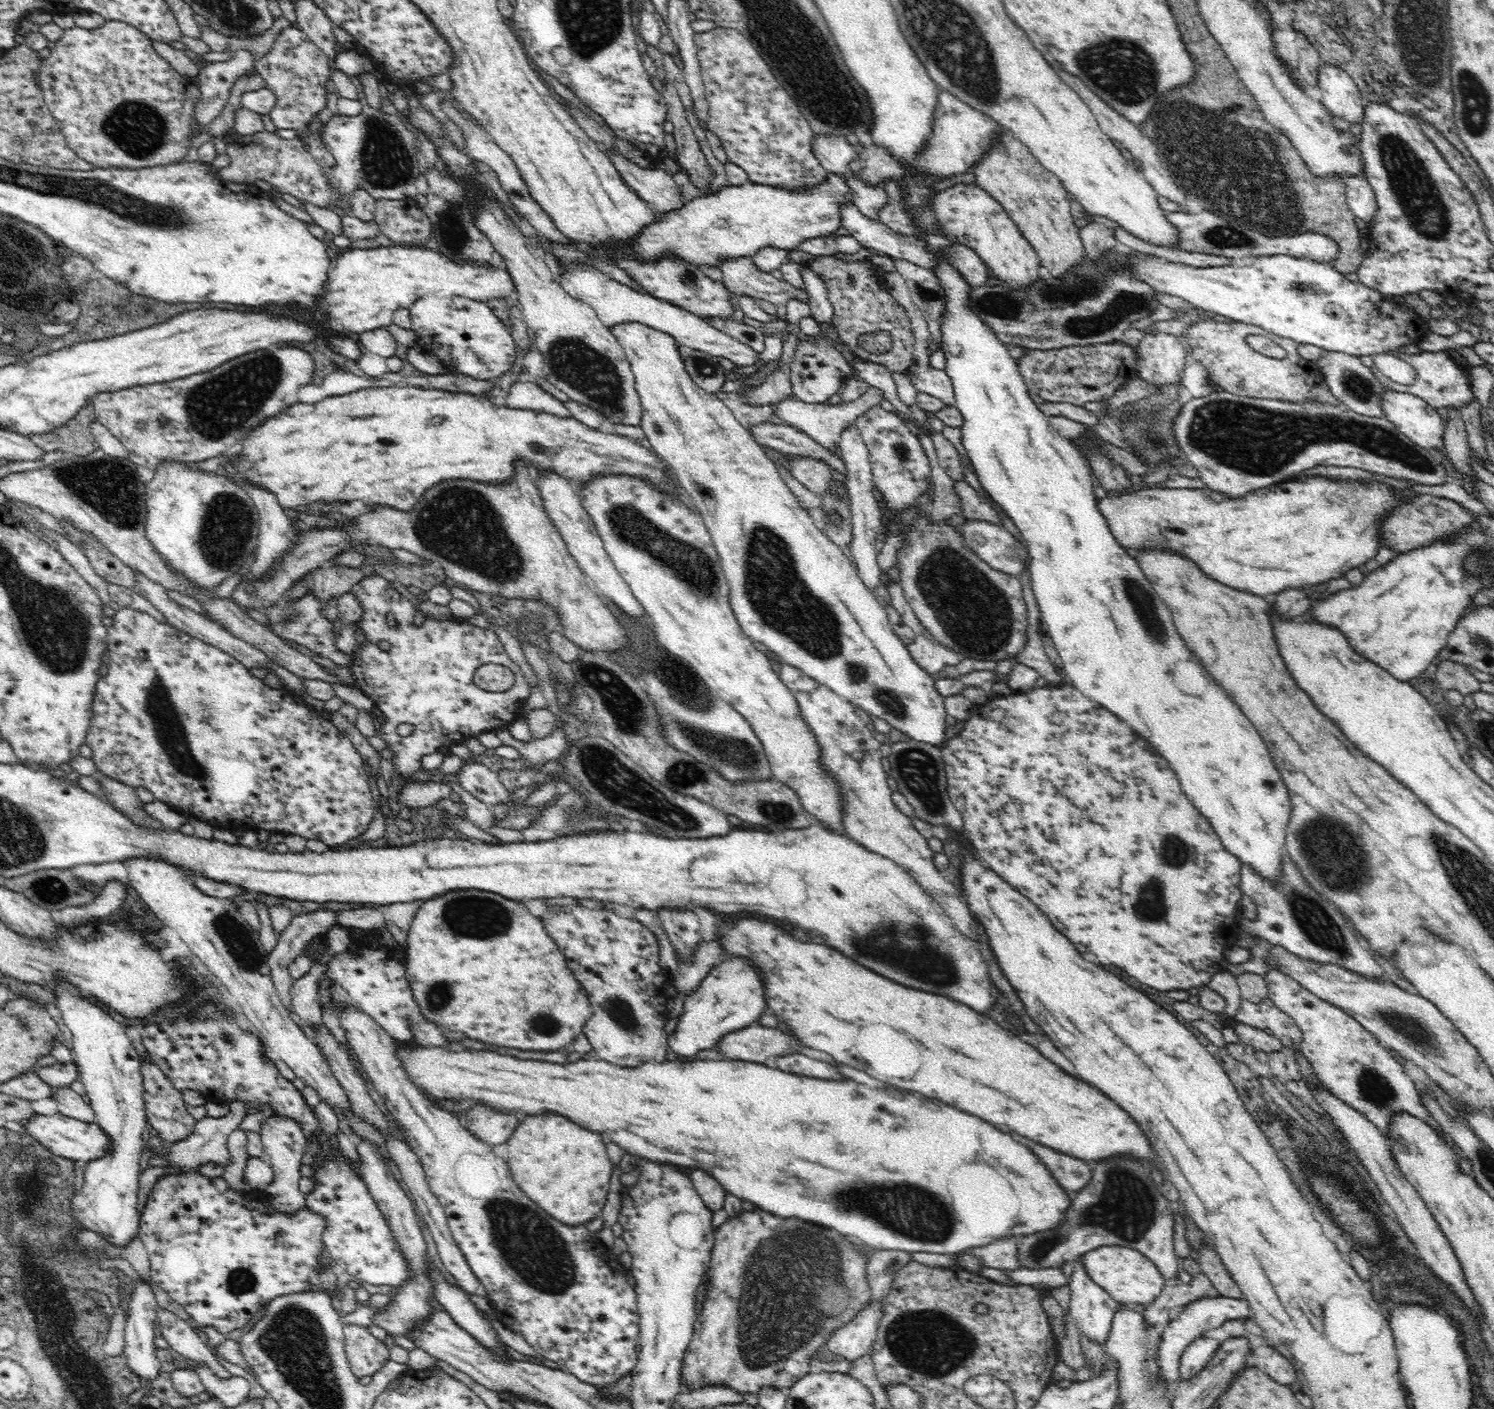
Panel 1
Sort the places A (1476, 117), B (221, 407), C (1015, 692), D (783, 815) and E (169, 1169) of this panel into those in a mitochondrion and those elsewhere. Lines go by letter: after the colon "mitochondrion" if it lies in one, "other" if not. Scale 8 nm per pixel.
A: mitochondrion
B: mitochondrion
C: other
D: mitochondrion
E: other

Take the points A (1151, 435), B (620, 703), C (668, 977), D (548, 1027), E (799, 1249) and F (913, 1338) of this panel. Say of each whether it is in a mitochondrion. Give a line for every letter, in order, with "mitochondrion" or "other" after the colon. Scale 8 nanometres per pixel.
A: mitochondrion
B: mitochondrion
C: other
D: mitochondrion
E: mitochondrion
F: mitochondrion

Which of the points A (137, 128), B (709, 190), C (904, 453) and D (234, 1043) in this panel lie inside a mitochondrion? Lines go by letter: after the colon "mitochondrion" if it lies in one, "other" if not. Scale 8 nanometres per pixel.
A: mitochondrion
B: other
C: mitochondrion
D: mitochondrion

